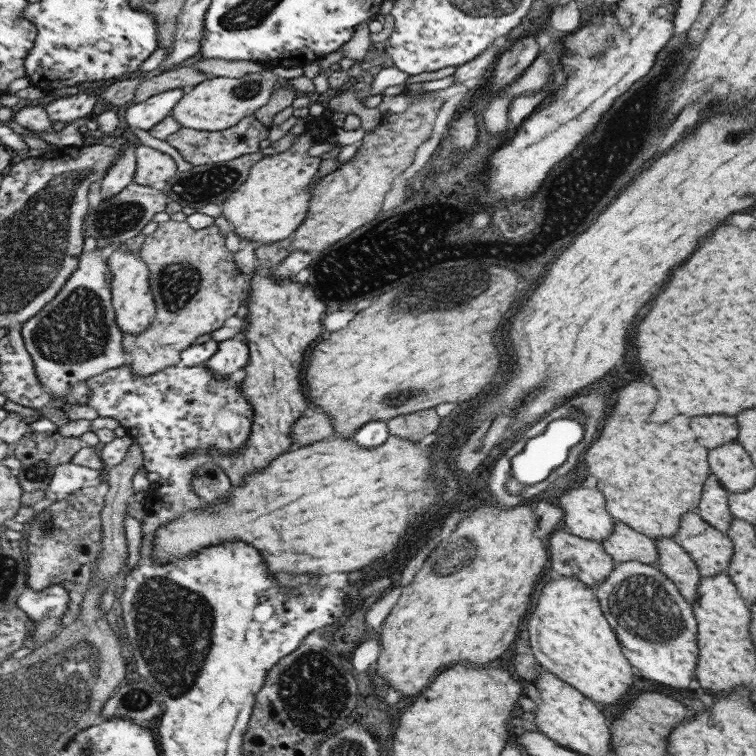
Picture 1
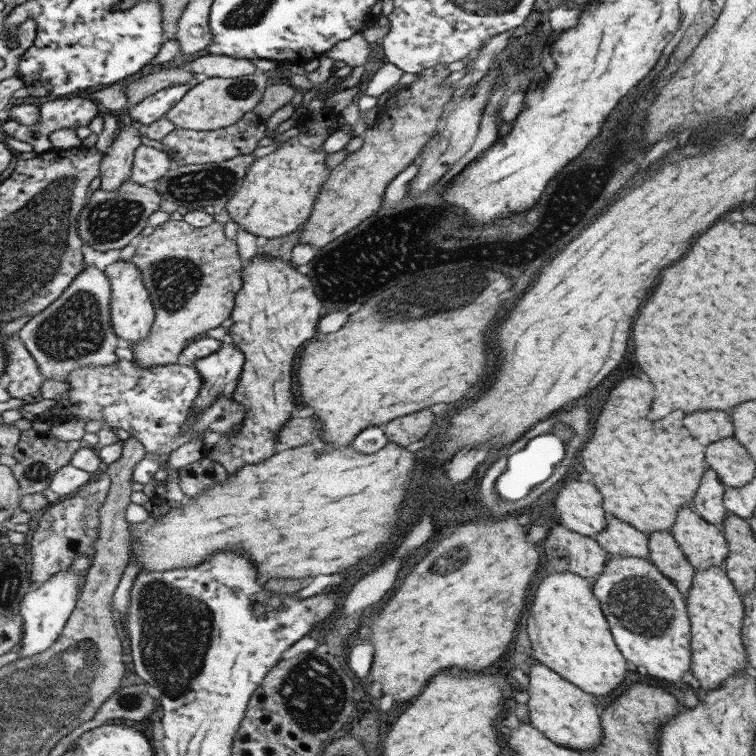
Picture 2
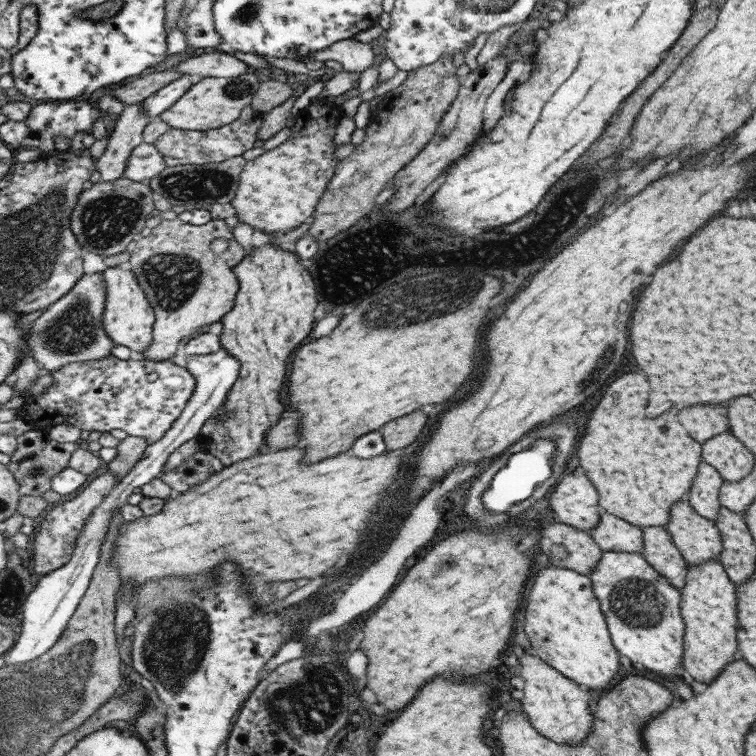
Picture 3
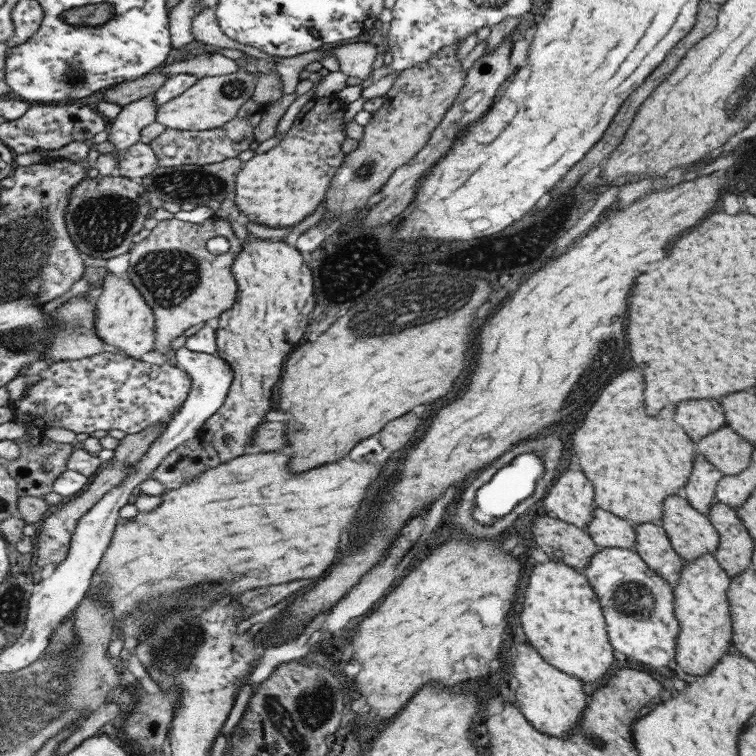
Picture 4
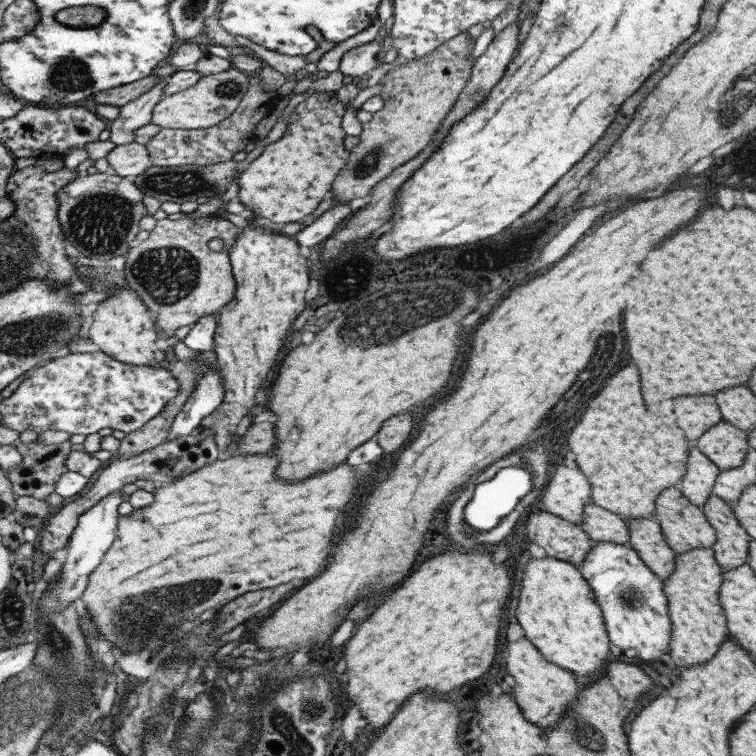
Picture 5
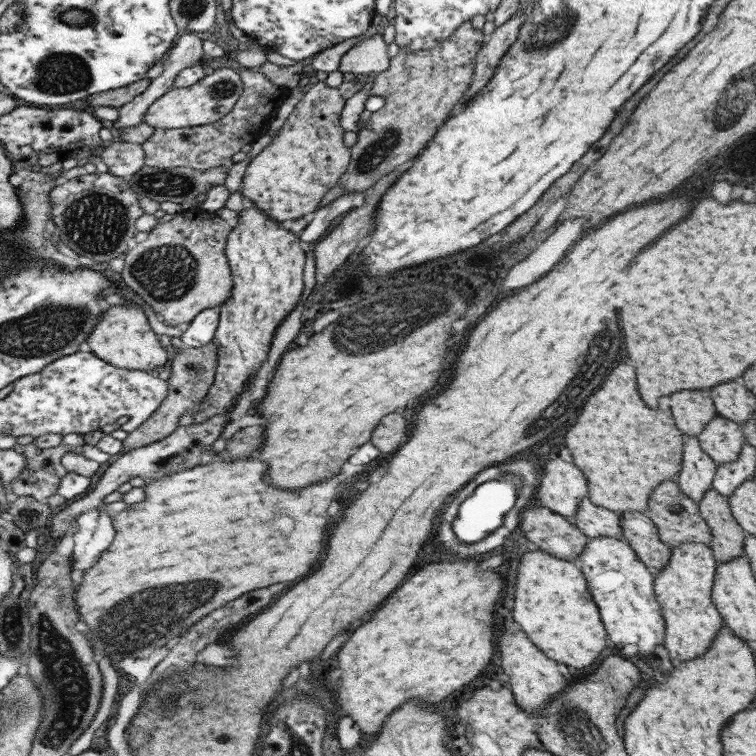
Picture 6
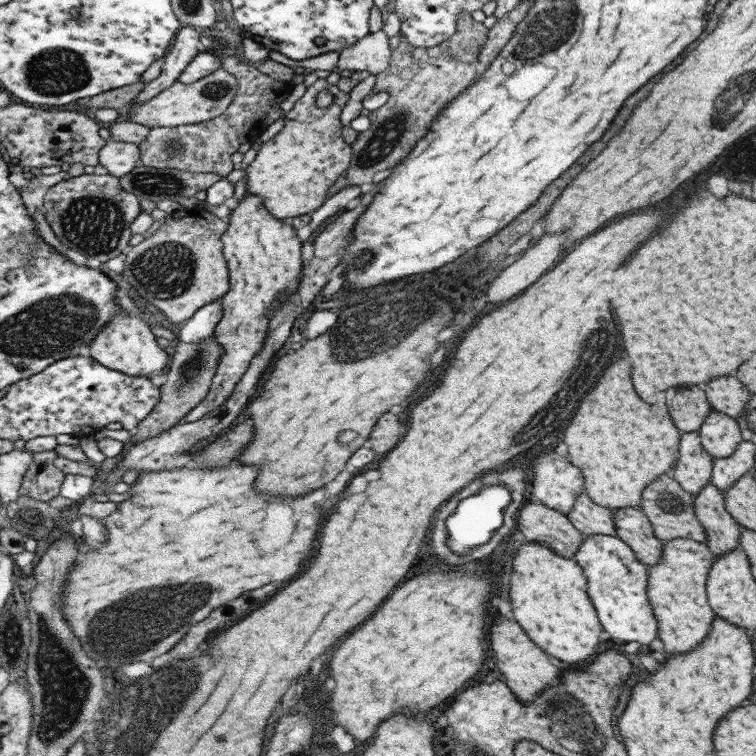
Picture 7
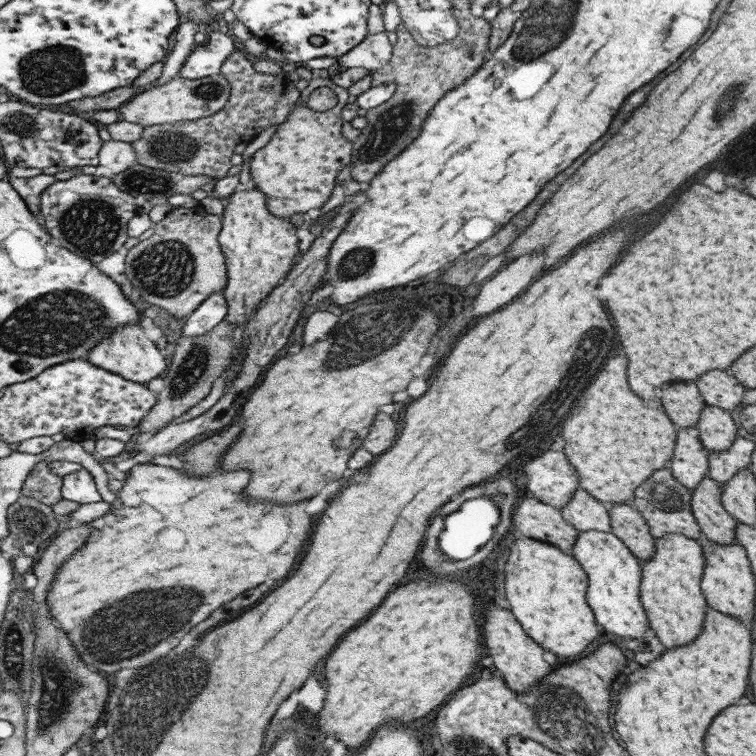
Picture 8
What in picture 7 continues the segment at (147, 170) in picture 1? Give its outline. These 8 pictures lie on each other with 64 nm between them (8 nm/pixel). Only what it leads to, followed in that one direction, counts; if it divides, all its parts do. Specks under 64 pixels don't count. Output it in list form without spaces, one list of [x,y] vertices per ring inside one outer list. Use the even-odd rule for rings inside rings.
[[[107,140],[98,150],[98,164],[107,169],[109,175],[123,177],[139,166],[139,147],[133,143]]]

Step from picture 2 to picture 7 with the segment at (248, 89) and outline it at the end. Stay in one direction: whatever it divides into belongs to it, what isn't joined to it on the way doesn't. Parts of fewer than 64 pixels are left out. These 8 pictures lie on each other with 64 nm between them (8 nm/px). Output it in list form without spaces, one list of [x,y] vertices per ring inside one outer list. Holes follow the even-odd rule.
[[[217,68],[213,73],[203,76],[191,84],[173,82],[143,104],[131,104],[127,112],[127,120],[149,128],[181,126],[181,124],[197,124],[219,116],[229,106],[233,96],[237,94],[237,81],[235,77],[223,68]]]

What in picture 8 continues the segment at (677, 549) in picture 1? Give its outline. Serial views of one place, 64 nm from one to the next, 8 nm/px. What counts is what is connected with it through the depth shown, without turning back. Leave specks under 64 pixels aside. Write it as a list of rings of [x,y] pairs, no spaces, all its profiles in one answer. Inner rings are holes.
[[[610,504],[607,505],[607,513],[609,513],[609,524],[611,525],[611,533],[615,535],[629,549],[629,552],[638,558],[640,562],[649,560],[655,552],[654,538],[649,534],[649,527],[645,524],[645,519],[641,513],[629,504]]]

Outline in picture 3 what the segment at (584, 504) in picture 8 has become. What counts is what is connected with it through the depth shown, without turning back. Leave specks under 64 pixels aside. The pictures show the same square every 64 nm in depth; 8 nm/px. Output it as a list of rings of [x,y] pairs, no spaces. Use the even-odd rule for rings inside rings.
[[[604,511],[599,512],[599,522],[588,534],[603,551],[637,552],[639,555],[643,552],[641,530]]]

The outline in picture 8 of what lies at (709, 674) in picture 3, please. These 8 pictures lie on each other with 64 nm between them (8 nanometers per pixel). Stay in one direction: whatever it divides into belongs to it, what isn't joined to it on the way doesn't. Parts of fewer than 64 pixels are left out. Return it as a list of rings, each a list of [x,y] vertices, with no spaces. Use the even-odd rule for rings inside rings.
[[[665,534],[653,541],[655,541],[653,556],[641,562],[639,601],[645,609],[649,628],[663,644],[663,648],[669,650],[693,642],[693,638],[699,636],[701,632],[707,604],[699,582],[705,558],[699,542],[681,534]]]

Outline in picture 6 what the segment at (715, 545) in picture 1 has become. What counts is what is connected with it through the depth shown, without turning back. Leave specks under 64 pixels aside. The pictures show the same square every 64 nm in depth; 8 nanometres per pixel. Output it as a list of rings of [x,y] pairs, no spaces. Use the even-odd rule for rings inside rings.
[[[675,479],[665,480],[659,486],[655,486],[651,490],[650,496],[647,496],[647,501],[645,514],[657,527],[659,540],[670,548],[689,542],[704,545],[708,545],[711,542],[711,531],[703,517],[699,516],[697,504],[682,494]]]

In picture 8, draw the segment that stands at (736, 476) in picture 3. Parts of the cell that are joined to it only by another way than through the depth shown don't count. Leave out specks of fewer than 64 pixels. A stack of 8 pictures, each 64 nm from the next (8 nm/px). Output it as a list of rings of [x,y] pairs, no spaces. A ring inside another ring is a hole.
[[[707,404],[701,408],[695,427],[703,448],[708,452],[725,452],[738,436],[730,413]]]

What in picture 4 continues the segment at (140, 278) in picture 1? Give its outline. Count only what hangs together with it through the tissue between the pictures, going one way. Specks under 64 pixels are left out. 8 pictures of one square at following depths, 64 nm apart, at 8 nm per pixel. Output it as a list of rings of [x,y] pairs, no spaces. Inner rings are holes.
[[[111,272],[105,274],[96,298],[93,327],[95,335],[112,353],[120,351],[120,355],[140,360],[142,354],[153,350],[154,314],[143,301],[138,289],[127,278],[119,278]]]

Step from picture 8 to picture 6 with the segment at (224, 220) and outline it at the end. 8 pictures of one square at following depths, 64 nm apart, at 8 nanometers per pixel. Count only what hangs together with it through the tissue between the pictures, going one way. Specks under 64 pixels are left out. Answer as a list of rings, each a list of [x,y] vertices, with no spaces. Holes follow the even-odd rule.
[[[253,202],[245,203],[245,206],[237,212],[238,222],[228,235],[225,244],[224,256],[230,268],[232,290],[229,298],[219,306],[218,323],[212,338],[216,353],[216,370],[213,382],[208,388],[207,394],[201,402],[201,410],[193,414],[193,422],[201,424],[207,418],[215,414],[229,414],[237,396],[241,396],[247,390],[249,380],[257,374],[267,360],[267,352],[271,350],[271,340],[275,336],[275,328],[283,322],[283,318],[297,306],[299,296],[303,292],[303,262],[305,253],[301,243],[295,234],[289,232],[286,225],[275,223],[263,210],[259,210]]]

